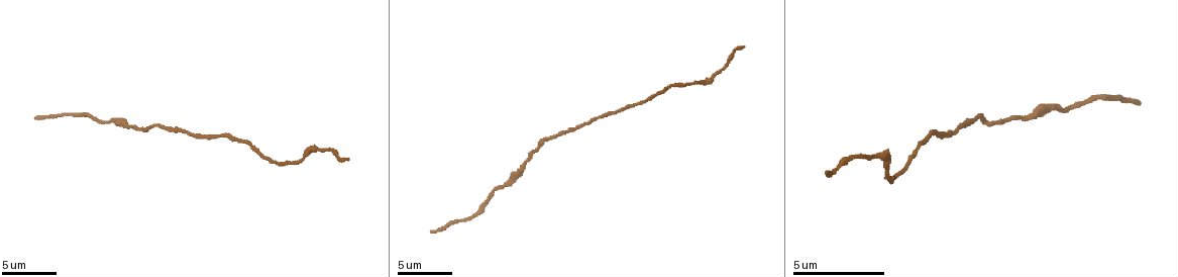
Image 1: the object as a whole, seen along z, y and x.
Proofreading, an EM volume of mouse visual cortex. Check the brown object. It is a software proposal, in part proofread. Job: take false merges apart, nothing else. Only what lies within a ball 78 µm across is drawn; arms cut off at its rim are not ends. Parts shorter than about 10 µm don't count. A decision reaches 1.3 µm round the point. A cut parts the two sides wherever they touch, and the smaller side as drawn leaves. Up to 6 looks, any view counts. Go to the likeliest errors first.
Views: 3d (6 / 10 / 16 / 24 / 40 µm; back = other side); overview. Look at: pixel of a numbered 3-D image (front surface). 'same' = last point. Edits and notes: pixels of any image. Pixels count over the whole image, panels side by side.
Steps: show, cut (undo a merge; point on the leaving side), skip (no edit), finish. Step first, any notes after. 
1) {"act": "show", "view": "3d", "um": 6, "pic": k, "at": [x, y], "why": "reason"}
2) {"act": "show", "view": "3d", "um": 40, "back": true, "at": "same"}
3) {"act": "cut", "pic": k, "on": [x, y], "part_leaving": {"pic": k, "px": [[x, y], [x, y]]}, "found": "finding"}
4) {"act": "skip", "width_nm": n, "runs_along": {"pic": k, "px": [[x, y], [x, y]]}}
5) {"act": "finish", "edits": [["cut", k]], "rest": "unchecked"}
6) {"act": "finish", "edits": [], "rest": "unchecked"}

{"act": "show", "view": "3d", "um": 6, "pic": 1, "at": [957, 128]}

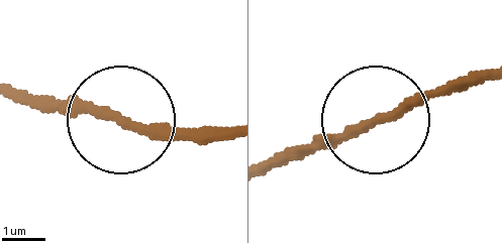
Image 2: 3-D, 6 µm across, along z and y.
{"act": "skip", "runs_along": {"pic": 2, "px": [[367, 118], [287, 157]]}, "found": "all the same cell"}

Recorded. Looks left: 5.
{"act": "show", "view": "3d", "um": 10, "pic": 1, "at": [698, 83], "why": "sudden change in width"}

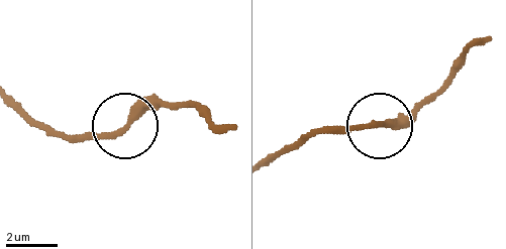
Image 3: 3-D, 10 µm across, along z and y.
{"act": "skip", "runs_along": {"pic": 3, "px": [[19, 105], [65, 135], [103, 137], [173, 105]]}, "found": "all the same cell"}

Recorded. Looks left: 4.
{"act": "show", "view": "3d", "um": 6, "pic": 1, "at": [114, 120], "why": "calibre changes"}

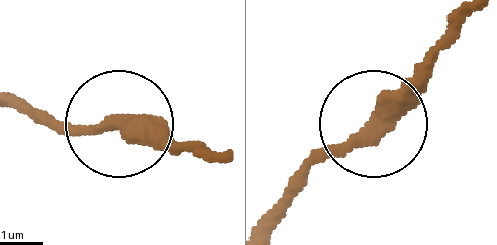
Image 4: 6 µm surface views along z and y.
{"act": "skip", "width_nm": 360, "runs_along": {"pic": 4, "px": [[467, 18], [380, 115], [286, 188]]}, "found": "all the same cell"}

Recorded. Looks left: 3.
{"act": "finish", "edits": [], "rest": "unchecked"}

